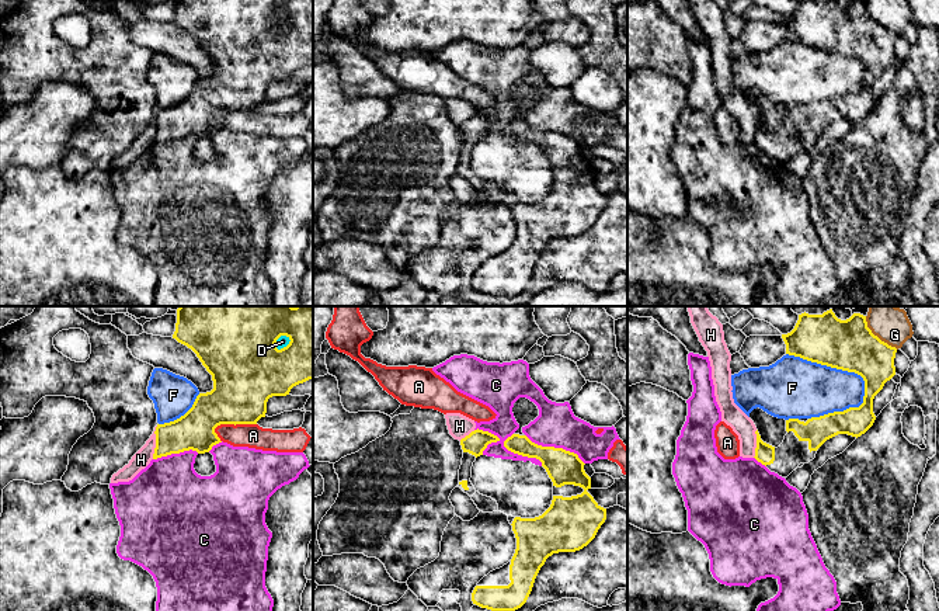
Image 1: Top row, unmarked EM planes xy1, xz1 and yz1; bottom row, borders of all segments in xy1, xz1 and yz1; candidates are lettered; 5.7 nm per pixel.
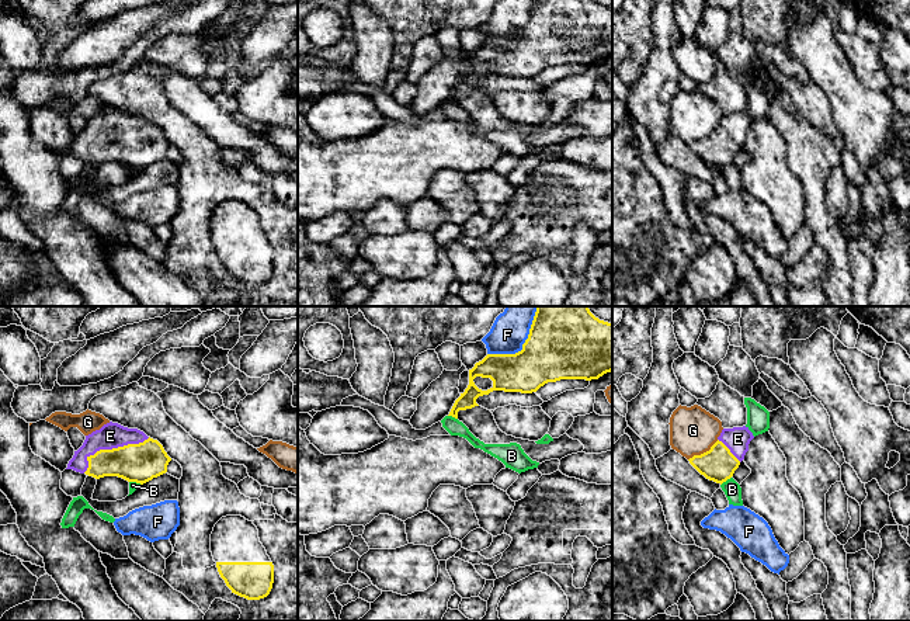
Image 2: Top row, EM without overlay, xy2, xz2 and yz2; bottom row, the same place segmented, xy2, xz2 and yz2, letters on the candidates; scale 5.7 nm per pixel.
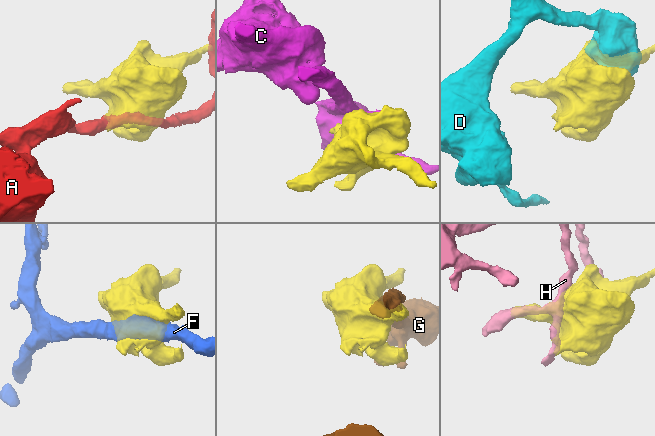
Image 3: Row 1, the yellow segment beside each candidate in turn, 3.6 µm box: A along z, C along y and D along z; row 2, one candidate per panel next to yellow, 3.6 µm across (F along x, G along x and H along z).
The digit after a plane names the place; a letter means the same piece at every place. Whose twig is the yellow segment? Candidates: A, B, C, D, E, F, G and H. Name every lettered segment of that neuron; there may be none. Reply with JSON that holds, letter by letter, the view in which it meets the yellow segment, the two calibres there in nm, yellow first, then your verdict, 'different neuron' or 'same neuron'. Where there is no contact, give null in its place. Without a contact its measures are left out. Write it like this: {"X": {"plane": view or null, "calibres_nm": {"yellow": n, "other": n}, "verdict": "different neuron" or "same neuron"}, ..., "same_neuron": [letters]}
{"A": {"plane": "xy1", "calibres_nm": {"yellow": 360, "other": 140}, "verdict": "different neuron"}, "B": {"plane": "yz2", "calibres_nm": {"yellow": 200, "other": 100}, "verdict": "different neuron"}, "C": {"plane": "xz1", "calibres_nm": {"yellow": 190, "other": 240}, "verdict": "different neuron"}, "D": {"plane": "xy1", "calibres_nm": {"yellow": 420, "other": 70}, "verdict": "different neuron"}, "E": {"plane": "xy2", "calibres_nm": {"yellow": 220, "other": 150}, "verdict": "same neuron"}, "F": {"plane": "yz1", "calibres_nm": {"yellow": 300, "other": 340}, "verdict": "different neuron"}, "G": {"plane": "yz1", "calibres_nm": {"yellow": 300, "other": 180}, "verdict": "different neuron"}, "H": {"plane": "xy1", "calibres_nm": {"yellow": 220, "other": 100}, "verdict": "different neuron"}, "same_neuron": ["E"]}

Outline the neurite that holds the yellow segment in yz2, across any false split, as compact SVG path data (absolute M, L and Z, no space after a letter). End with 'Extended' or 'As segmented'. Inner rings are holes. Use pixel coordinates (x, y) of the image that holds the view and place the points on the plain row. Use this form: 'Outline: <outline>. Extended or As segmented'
Outline: M746 111L723 114L709 136L688 146L706 164L722 170L739 153L753 124L753 118Z. Extended

